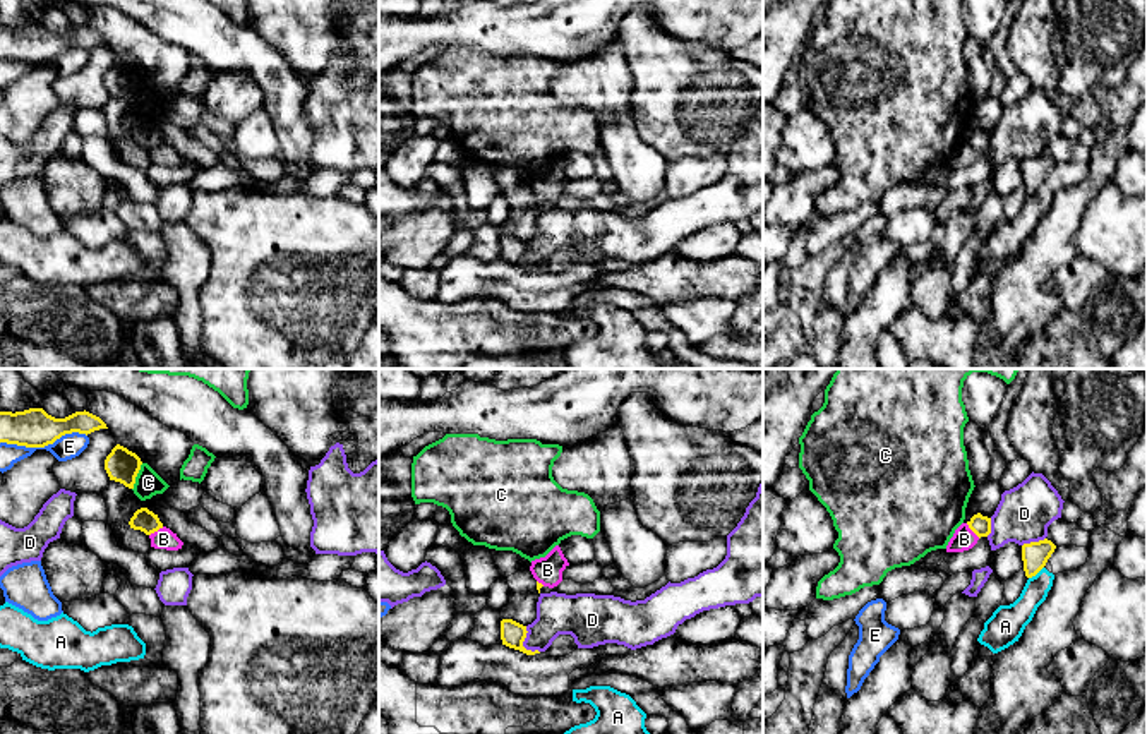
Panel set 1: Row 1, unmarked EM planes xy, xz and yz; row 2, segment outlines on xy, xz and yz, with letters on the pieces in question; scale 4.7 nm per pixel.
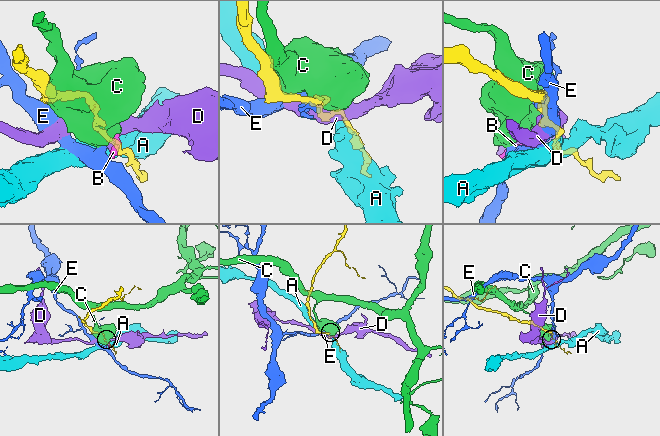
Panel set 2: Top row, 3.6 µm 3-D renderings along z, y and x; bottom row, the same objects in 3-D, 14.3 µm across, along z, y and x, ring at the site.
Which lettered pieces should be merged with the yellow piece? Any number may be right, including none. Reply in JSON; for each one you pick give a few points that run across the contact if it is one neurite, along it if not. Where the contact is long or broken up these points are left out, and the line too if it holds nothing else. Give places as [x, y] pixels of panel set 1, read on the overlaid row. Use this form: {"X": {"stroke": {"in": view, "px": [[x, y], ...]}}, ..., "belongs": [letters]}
{"B": {"stroke": {"in": "yz", "px": [[981, 525], [972, 530], [964, 539]]}}, "belongs": ["B"]}

